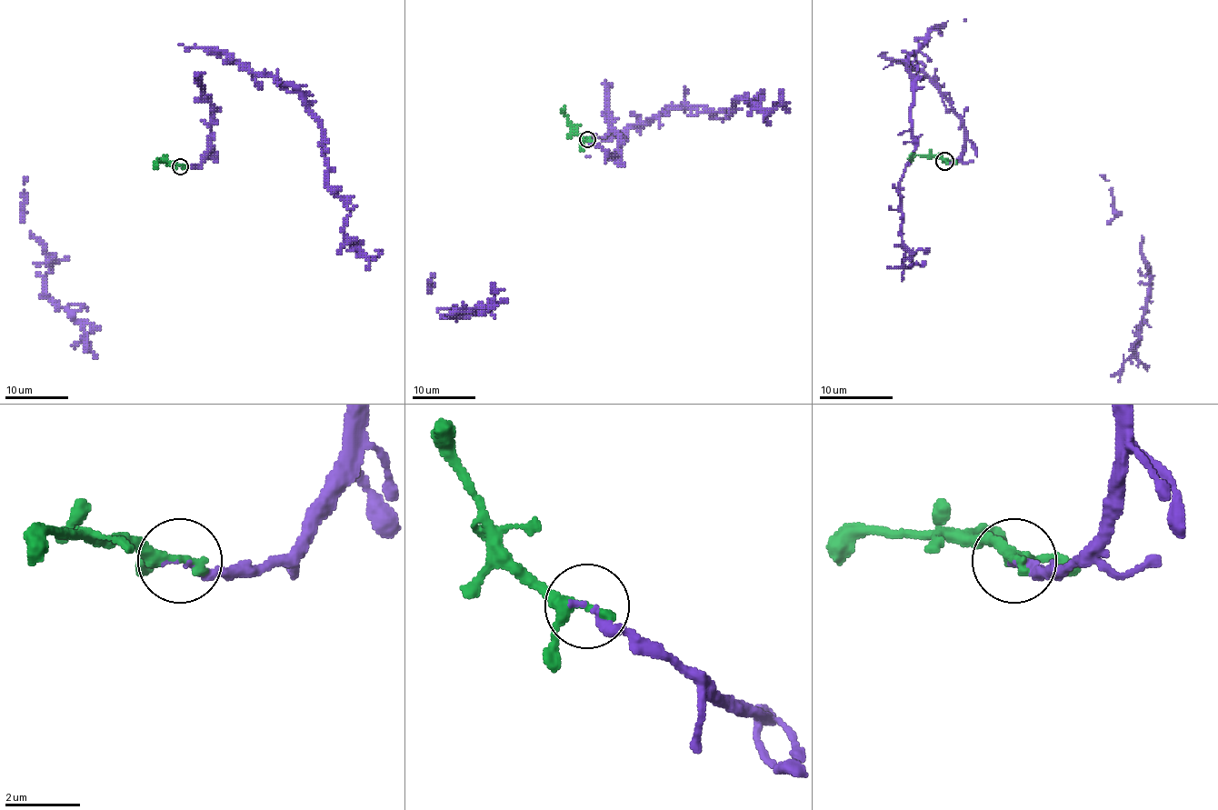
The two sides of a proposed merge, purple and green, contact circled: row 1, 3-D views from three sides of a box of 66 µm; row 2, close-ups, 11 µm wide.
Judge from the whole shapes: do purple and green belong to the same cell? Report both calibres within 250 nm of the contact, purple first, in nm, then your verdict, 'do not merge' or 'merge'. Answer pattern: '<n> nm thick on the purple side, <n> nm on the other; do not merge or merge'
200 nm thick on the purple side, 320 nm on the other; merge

